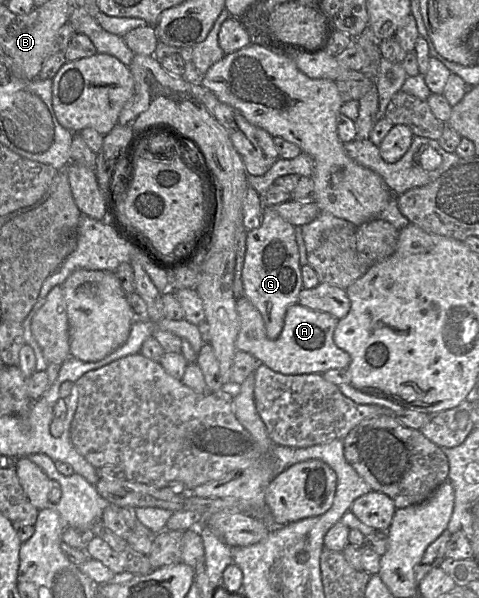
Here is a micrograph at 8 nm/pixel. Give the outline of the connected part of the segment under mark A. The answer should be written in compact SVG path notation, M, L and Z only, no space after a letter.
M246 296L239 298L236 305L240 322L237 350L250 353L270 369L285 375L295 375L323 374L330 369L349 367L350 355L339 348L333 339L339 319L329 313L293 304L286 311L282 332L272 340L267 337L261 313Z

